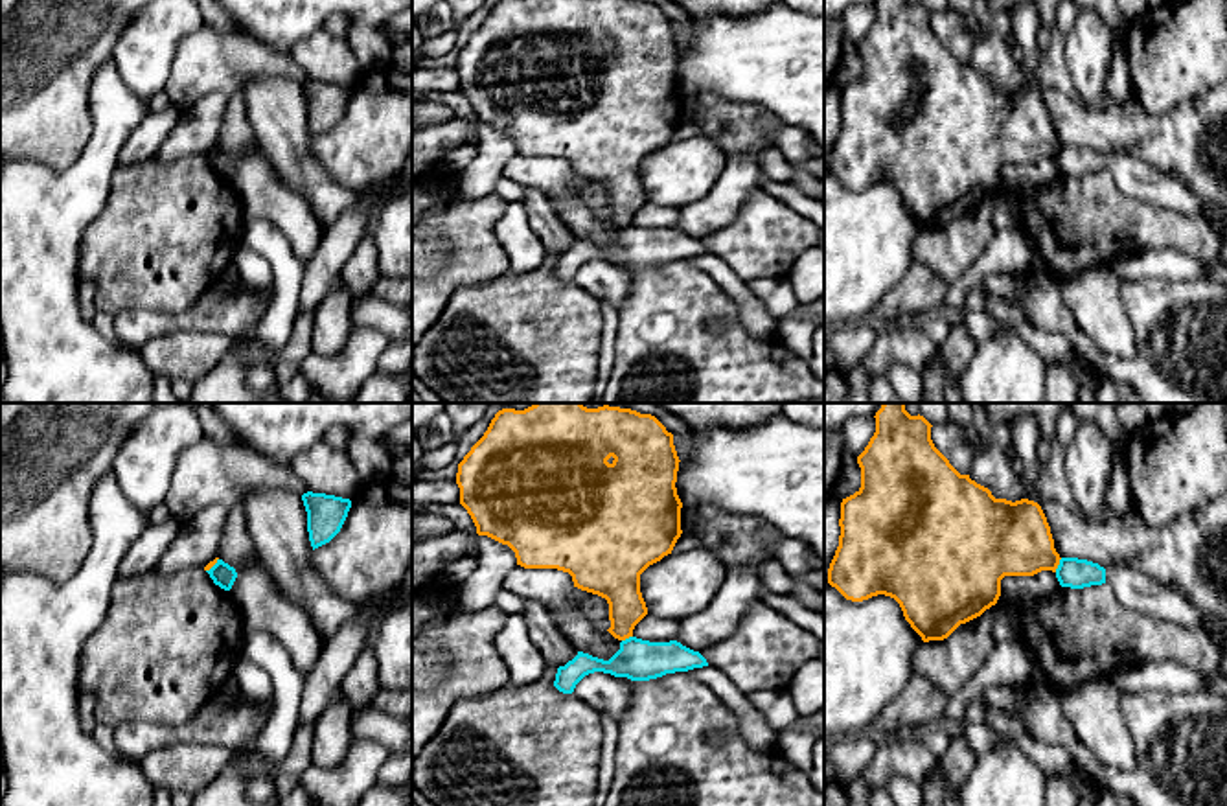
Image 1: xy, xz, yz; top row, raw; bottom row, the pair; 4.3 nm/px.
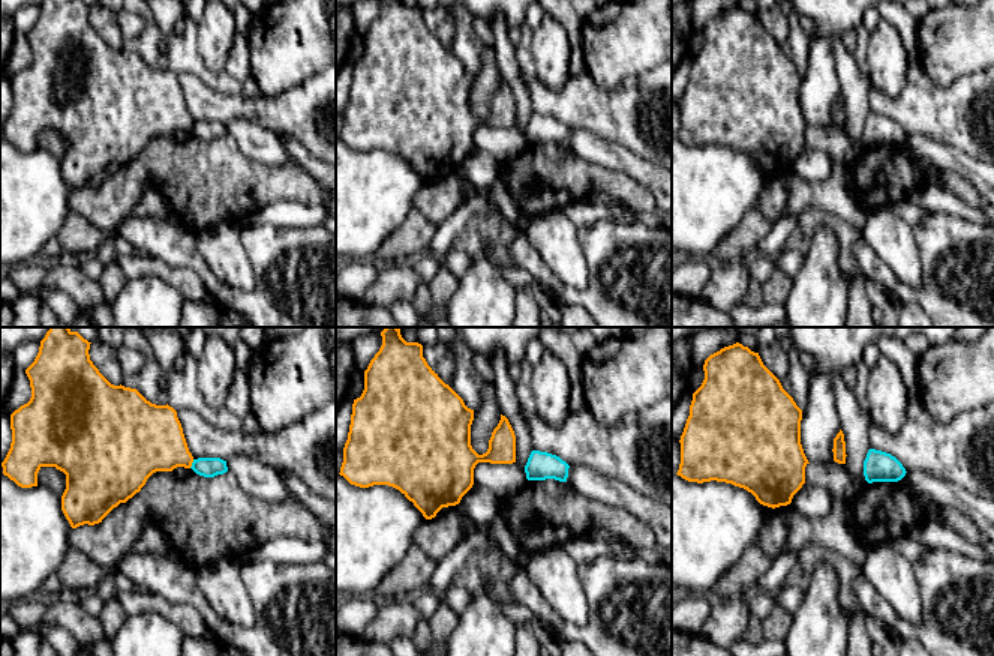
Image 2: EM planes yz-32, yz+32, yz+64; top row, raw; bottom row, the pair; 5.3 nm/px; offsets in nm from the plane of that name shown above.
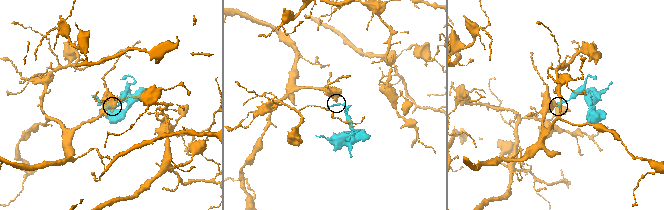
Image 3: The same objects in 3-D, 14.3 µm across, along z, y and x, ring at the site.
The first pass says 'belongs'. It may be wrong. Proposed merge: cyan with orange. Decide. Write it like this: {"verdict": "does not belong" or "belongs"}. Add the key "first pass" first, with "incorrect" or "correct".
{"first pass": "incorrect", "verdict": "does not belong"}

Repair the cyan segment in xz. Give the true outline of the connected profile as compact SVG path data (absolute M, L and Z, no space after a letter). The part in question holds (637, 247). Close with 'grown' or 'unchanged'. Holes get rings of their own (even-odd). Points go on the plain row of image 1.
M629 225L620 230L620 237L609 248L578 239L572 248L557 256L554 274L563 282L572 282L576 272L594 259L631 269L649 269L703 254L708 254L706 247L677 228L649 230Z; unchanged

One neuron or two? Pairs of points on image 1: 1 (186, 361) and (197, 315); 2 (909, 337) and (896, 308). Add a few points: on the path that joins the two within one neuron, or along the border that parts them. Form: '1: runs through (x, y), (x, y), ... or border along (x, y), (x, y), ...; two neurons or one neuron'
1: border along (230, 339), (219, 333), (170, 332), (151, 341); two neurons
2: border along (918, 321), (894, 321), (891, 324); two neurons

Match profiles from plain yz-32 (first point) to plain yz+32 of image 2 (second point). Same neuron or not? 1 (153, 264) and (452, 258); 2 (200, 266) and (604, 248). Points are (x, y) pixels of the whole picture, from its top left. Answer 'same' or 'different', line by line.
1: same
2: same

